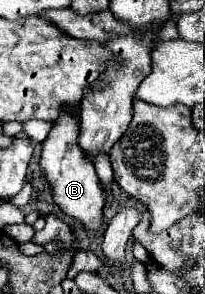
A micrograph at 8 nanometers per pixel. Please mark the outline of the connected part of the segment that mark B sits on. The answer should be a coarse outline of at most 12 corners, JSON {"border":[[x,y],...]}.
{"border":[[77,116],[43,142],[41,168],[63,214],[103,232],[105,194],[77,144]]}

